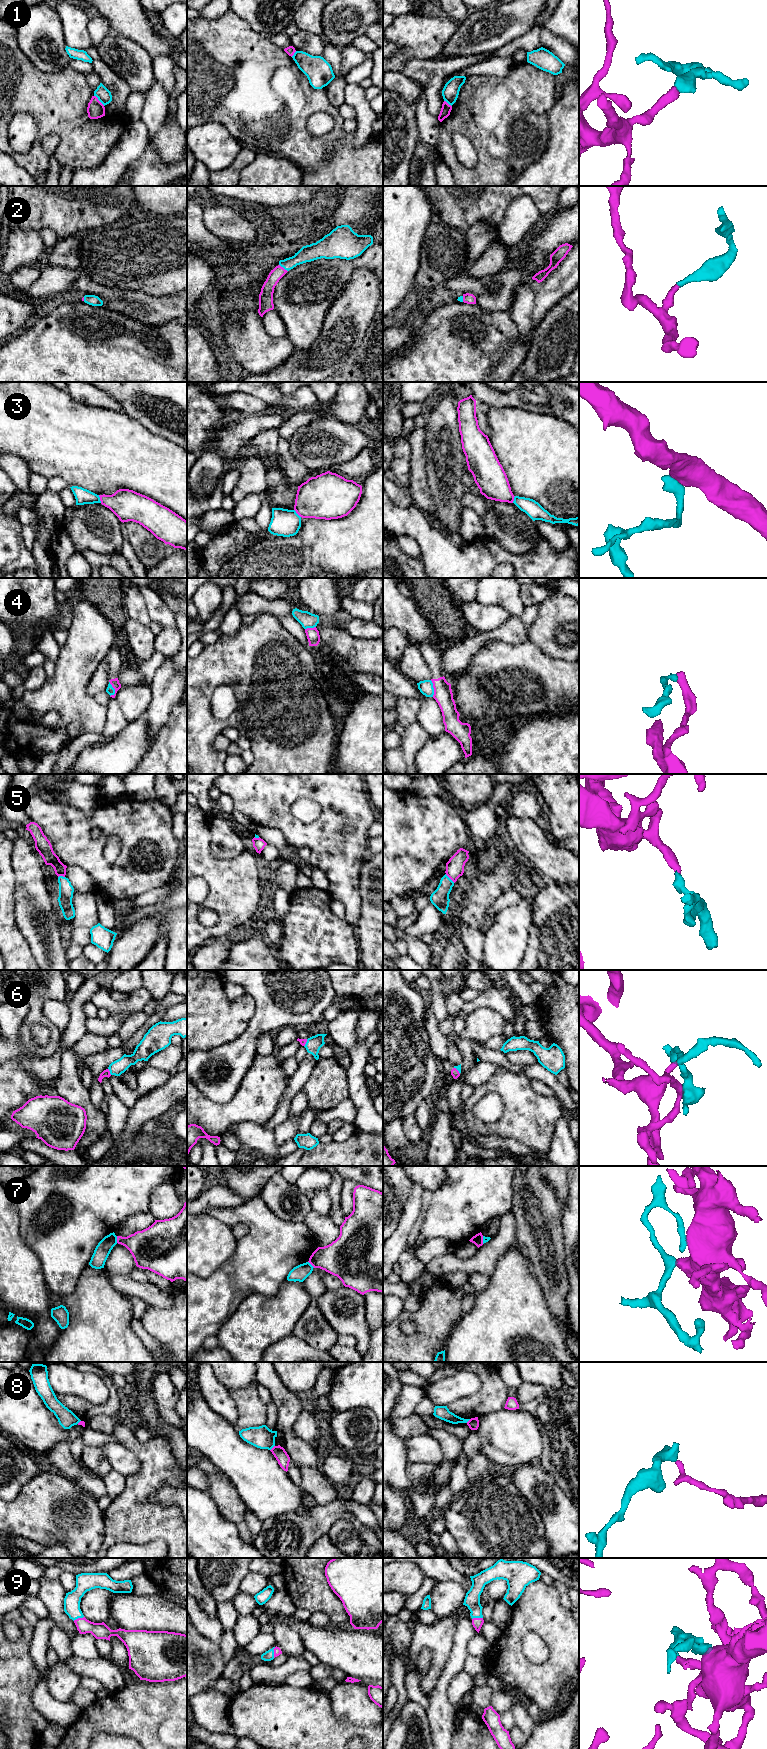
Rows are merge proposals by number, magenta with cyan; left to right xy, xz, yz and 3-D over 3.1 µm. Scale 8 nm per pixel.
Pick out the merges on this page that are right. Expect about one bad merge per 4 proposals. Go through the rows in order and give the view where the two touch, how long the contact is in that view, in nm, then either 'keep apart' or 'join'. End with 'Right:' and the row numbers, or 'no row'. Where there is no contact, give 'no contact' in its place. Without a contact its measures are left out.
1: xy | 120 nm | keep apart
2: xz | 90 nm | join
3: xy | 70 nm | join
4: xy | 130 nm | keep apart
5: yz | 100 nm | join
6: xy | 60 nm | join
7: xy | 60 nm | keep apart
8: xz | 60 nm | keep apart
9: xz | 90 nm | join
Right: 2, 3, 5, 6, 9

